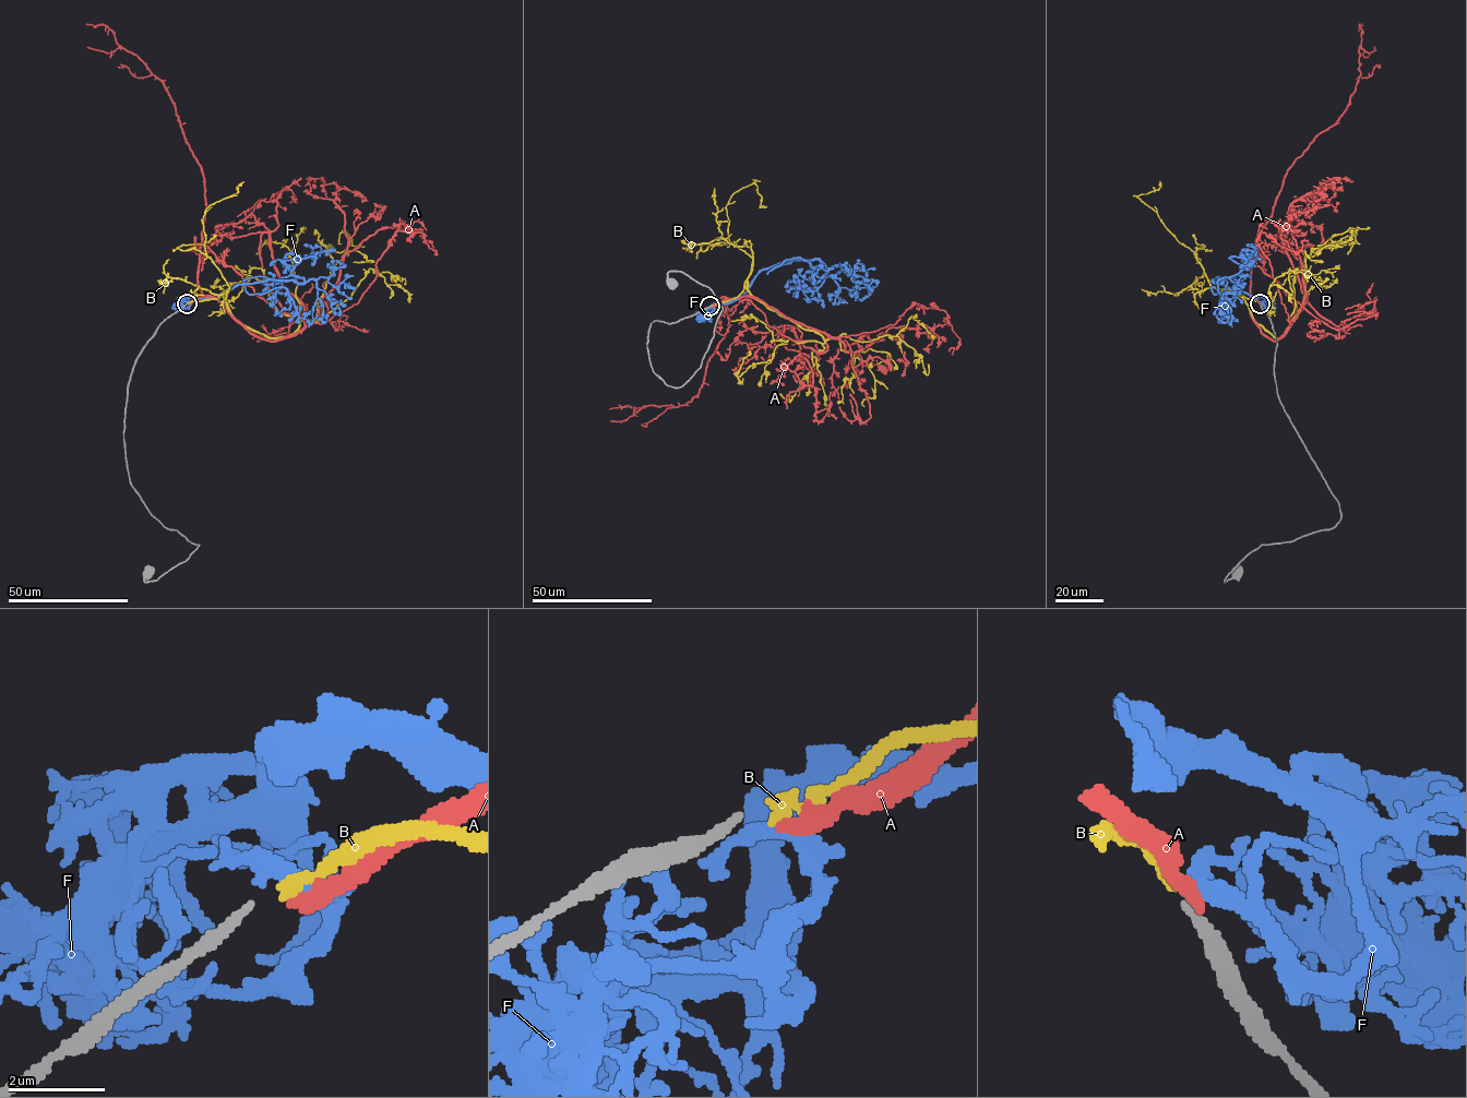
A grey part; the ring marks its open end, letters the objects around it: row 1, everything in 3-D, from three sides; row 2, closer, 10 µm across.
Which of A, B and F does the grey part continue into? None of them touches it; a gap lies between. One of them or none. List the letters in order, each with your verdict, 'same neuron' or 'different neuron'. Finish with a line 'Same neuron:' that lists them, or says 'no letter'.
A: different neuron
B: same neuron
F: different neuron
Same neuron: B

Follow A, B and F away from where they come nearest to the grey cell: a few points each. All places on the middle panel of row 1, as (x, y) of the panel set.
A: (712, 307), (756, 297), (827, 335), (817, 353), (785, 325), (784, 344), (812, 370), (815, 419), (835, 419)
B: (711, 306), (736, 298), (746, 282), (753, 297), (824, 341), (789, 339), (773, 357), (737, 377), (751, 354)
F: (710, 307), (792, 260), (822, 262), (814, 285), (831, 277), (842, 302)

